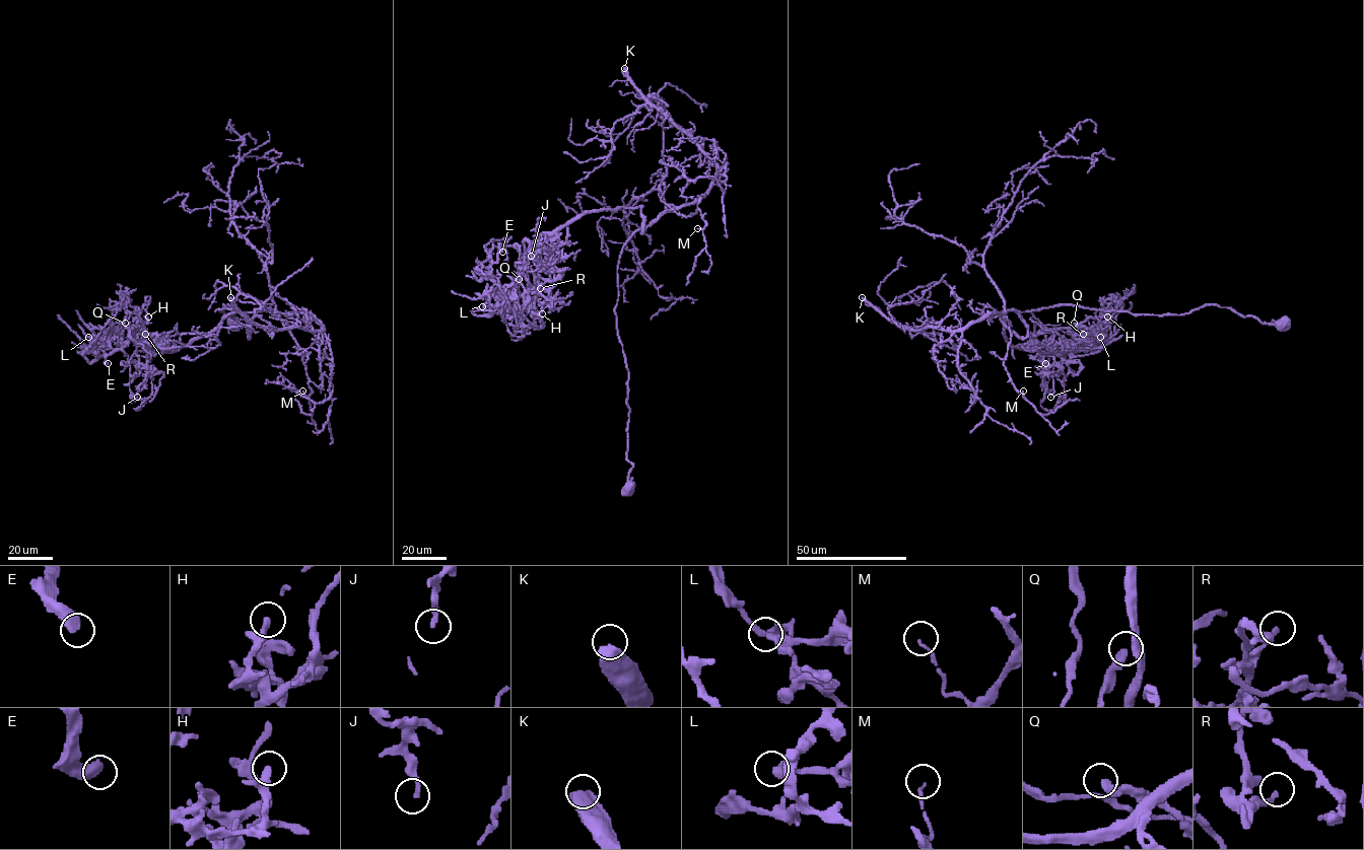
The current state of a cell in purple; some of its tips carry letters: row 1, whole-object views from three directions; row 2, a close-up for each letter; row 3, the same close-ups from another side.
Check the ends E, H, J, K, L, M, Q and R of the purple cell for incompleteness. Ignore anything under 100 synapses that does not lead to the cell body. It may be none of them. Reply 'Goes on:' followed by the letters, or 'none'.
Goes on: E, K

